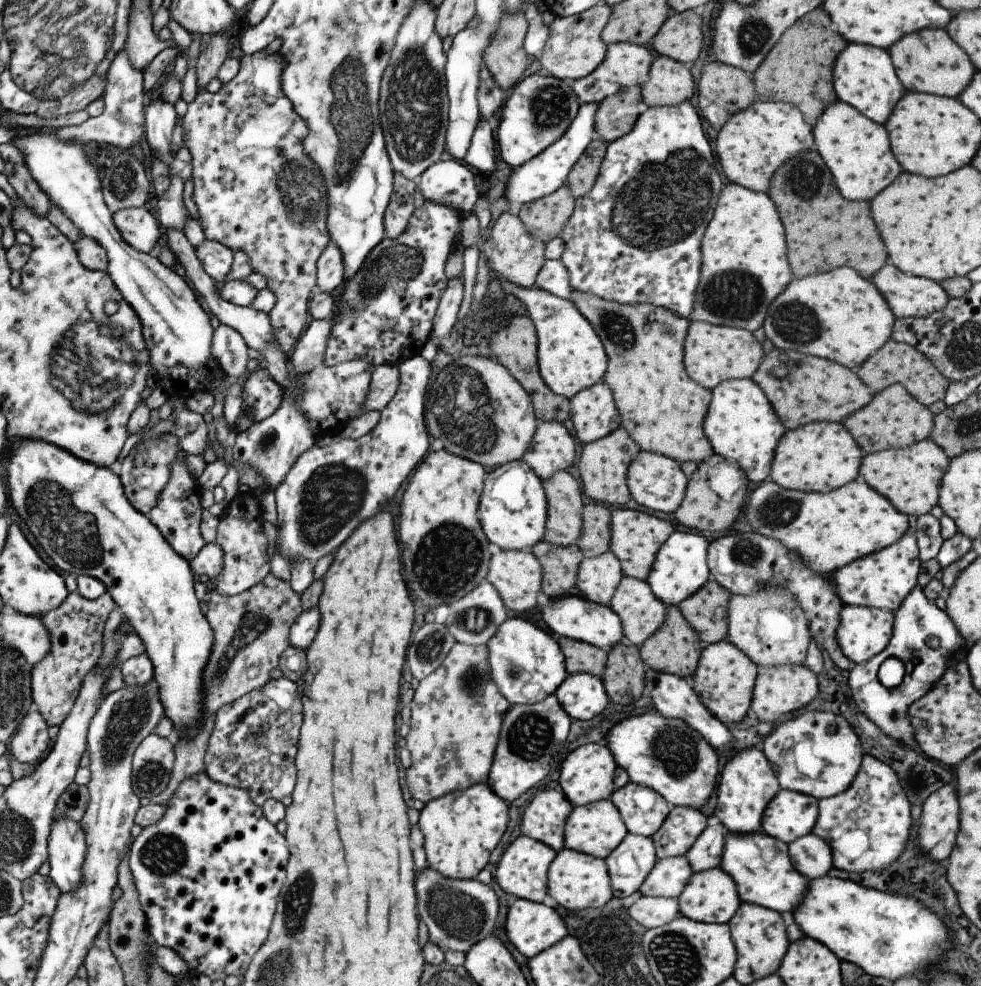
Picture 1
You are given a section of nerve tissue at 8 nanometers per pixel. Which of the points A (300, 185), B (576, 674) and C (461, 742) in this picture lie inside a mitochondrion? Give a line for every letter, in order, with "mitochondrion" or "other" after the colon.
A: mitochondrion
B: other
C: other

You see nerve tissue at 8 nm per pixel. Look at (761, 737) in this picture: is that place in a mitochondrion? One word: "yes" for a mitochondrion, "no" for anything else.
no

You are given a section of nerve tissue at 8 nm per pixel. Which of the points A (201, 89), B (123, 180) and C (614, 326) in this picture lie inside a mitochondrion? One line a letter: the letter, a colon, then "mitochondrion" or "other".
A: other
B: mitochondrion
C: mitochondrion

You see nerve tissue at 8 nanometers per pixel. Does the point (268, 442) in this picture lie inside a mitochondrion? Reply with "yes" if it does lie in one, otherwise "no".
yes

